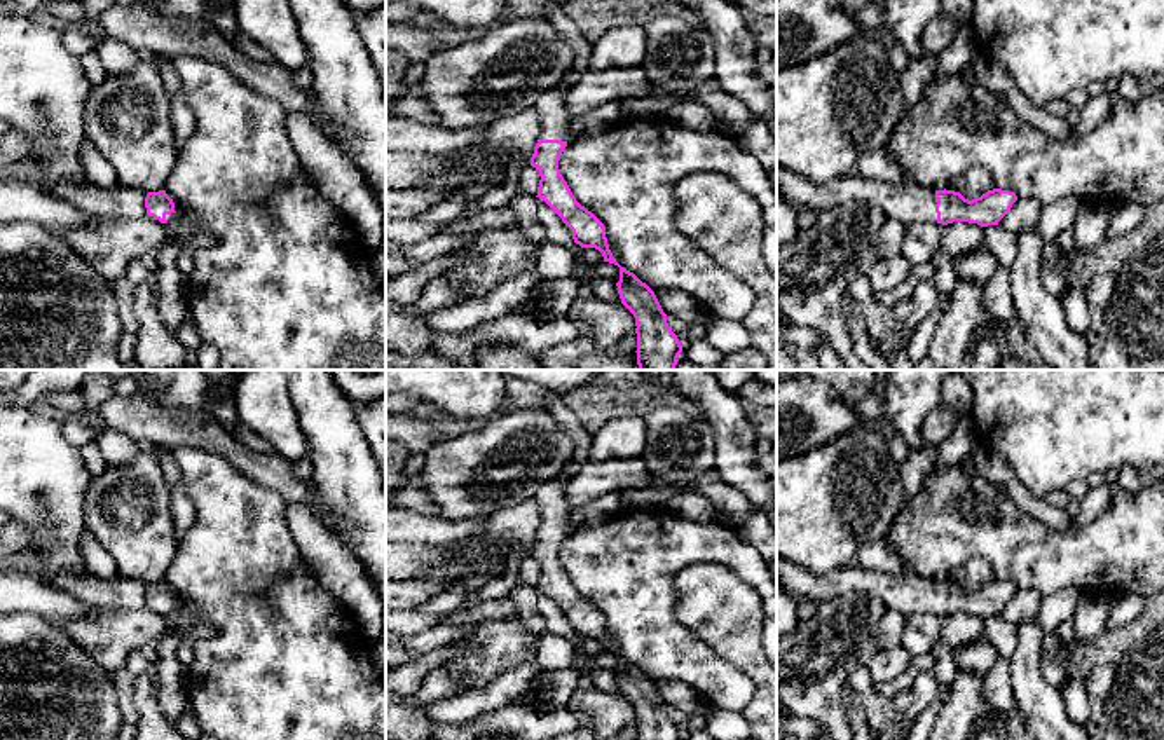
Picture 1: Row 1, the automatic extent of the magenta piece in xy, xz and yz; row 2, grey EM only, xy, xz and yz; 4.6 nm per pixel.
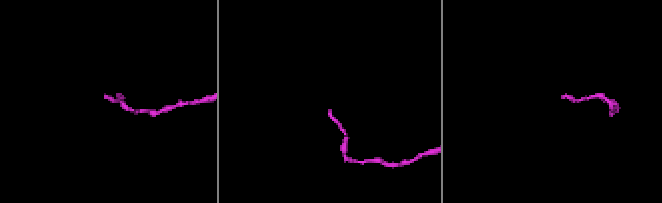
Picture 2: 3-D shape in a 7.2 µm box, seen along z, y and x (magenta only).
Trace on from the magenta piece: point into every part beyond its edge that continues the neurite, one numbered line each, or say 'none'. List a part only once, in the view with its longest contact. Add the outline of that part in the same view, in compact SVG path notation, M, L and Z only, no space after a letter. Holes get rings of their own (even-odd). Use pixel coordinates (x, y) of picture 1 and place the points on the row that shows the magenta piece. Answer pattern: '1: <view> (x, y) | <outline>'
1: yz (910, 203) | M777 164L777 190L803 209L827 209L846 201L874 204L887 218L904 225L937 222L935 190L913 182L887 183L860 175L846 175L824 185L791 175Z

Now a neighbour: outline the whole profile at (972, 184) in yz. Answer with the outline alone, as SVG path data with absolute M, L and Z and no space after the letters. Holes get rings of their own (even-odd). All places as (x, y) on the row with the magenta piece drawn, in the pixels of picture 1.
M972 168L960 178L953 180L946 190L960 192L965 199L972 201L988 190L996 188L989 173L984 168Z

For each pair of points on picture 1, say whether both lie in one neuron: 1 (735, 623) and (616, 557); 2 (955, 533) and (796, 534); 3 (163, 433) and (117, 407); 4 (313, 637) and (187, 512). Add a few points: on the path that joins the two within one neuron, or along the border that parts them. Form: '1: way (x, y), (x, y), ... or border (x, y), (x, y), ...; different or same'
1: border (704, 561), (676, 578), (676, 618), (690, 629); different
2: border (906, 496), (885, 534); different
3: way (152, 424), (128, 414); same
4: border (182, 482), (194, 510), (194, 522), (178, 541); different

